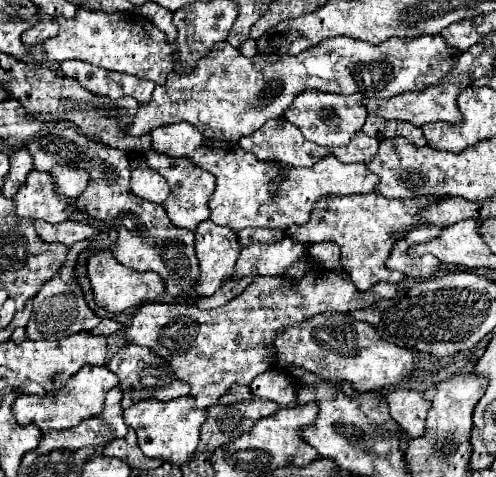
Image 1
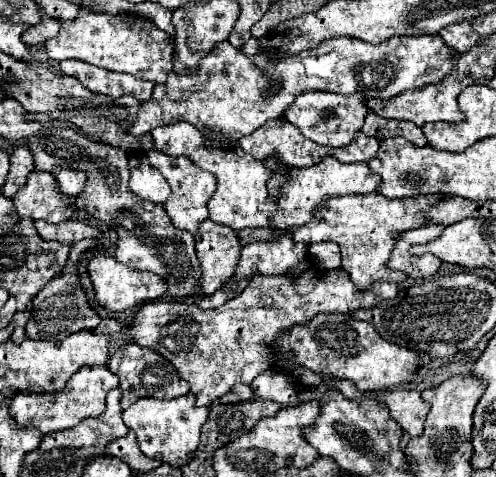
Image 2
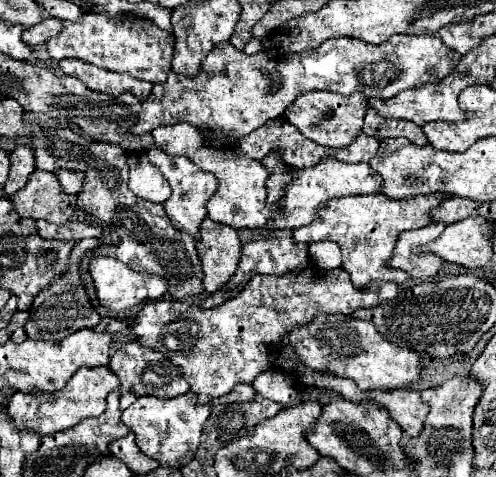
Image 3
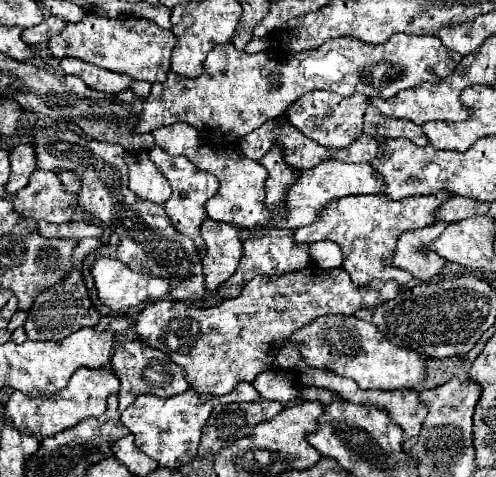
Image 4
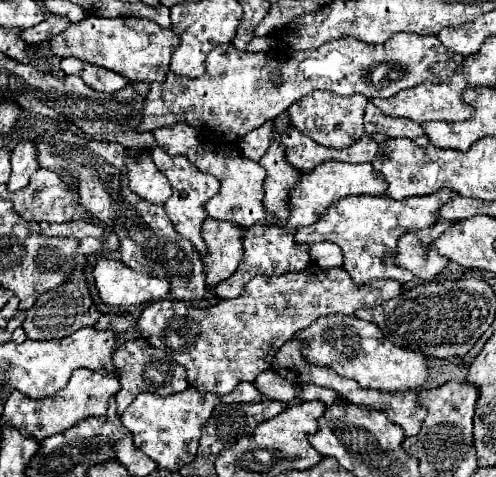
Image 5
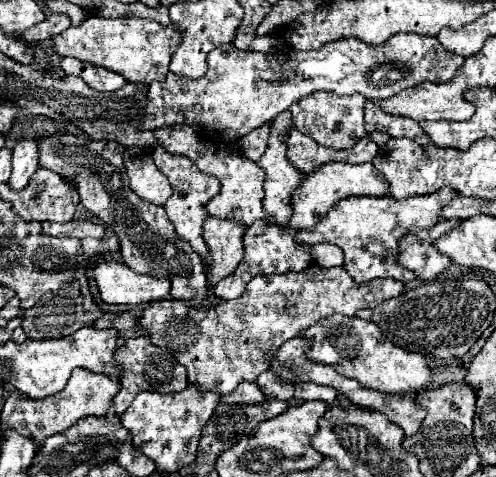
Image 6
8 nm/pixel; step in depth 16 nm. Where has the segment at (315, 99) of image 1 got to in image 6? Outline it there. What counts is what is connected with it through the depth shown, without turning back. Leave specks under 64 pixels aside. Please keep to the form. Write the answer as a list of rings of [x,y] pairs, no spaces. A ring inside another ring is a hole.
[[[314,92],[314,94],[302,98],[300,102],[292,104],[290,112],[294,118],[294,126],[302,134],[314,138],[322,146],[342,150],[342,148],[352,148],[360,138],[366,136],[364,102],[366,102],[366,98],[360,94],[336,96],[334,92]]]

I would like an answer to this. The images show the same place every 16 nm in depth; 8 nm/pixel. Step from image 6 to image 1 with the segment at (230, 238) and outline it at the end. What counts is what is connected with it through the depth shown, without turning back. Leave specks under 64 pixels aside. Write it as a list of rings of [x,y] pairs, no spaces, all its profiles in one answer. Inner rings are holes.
[[[204,220],[196,230],[196,256],[200,260],[200,288],[194,296],[212,296],[234,274],[240,242],[232,228]]]

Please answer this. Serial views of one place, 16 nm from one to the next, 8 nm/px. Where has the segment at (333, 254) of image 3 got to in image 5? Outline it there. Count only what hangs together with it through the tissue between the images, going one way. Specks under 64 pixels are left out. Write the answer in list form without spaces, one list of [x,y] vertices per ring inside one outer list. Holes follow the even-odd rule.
[[[320,242],[310,246],[312,252],[312,260],[320,266],[320,268],[332,268],[332,266],[342,266],[342,252],[336,244],[332,242]]]

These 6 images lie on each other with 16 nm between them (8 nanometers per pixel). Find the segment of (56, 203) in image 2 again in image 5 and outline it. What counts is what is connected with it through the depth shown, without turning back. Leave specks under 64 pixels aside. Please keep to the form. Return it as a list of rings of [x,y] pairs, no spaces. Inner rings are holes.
[[[38,168],[26,188],[6,192],[4,200],[10,200],[14,212],[24,220],[70,222],[78,206],[78,192],[70,190],[56,172]]]

